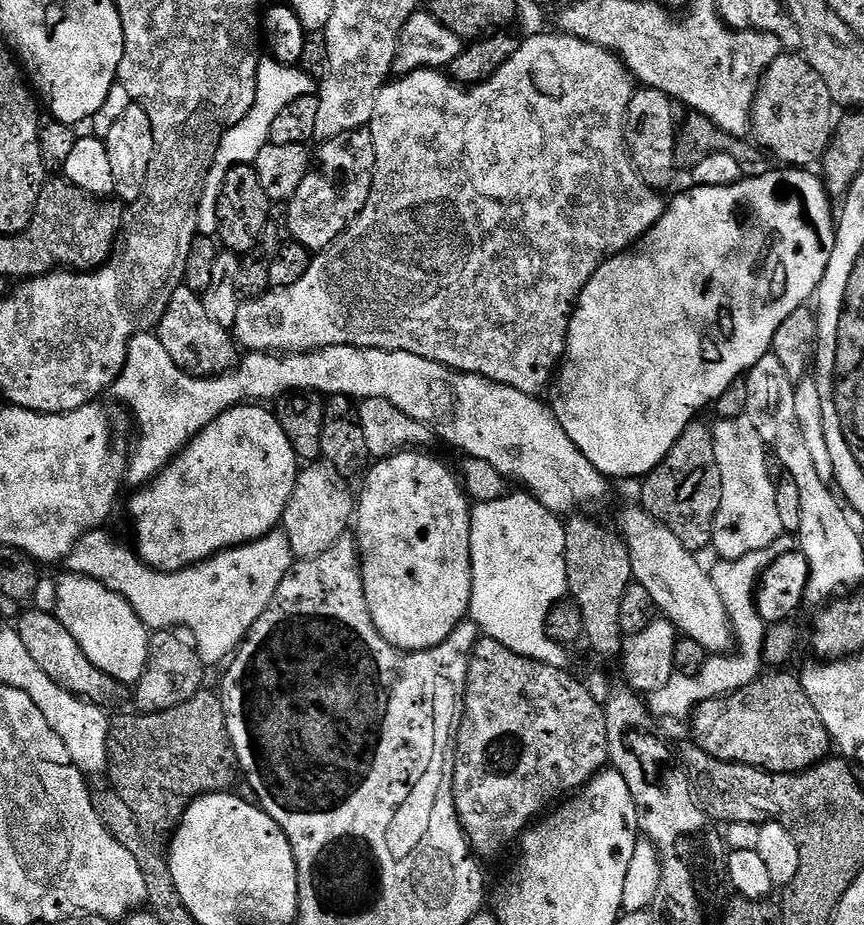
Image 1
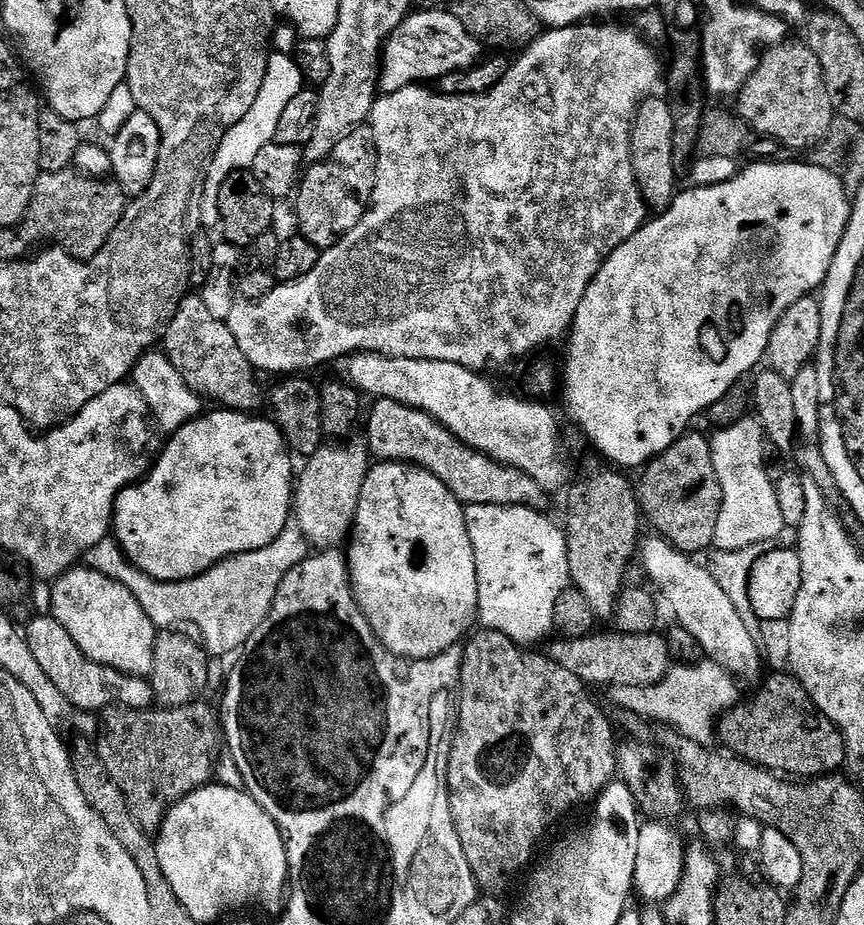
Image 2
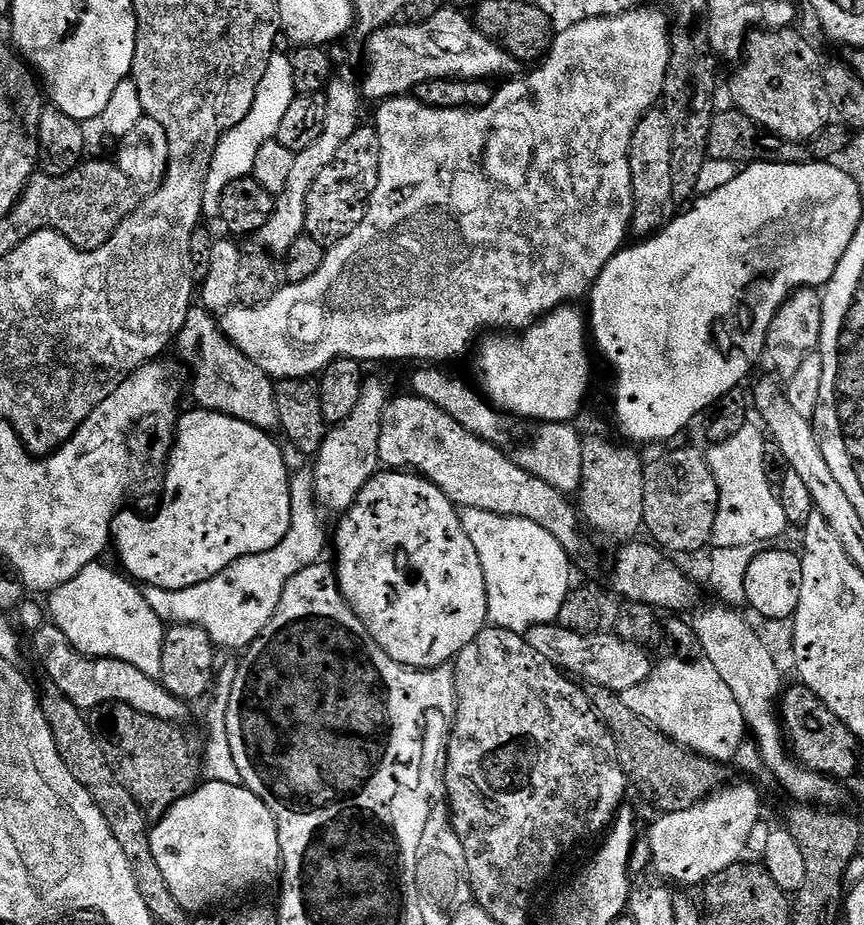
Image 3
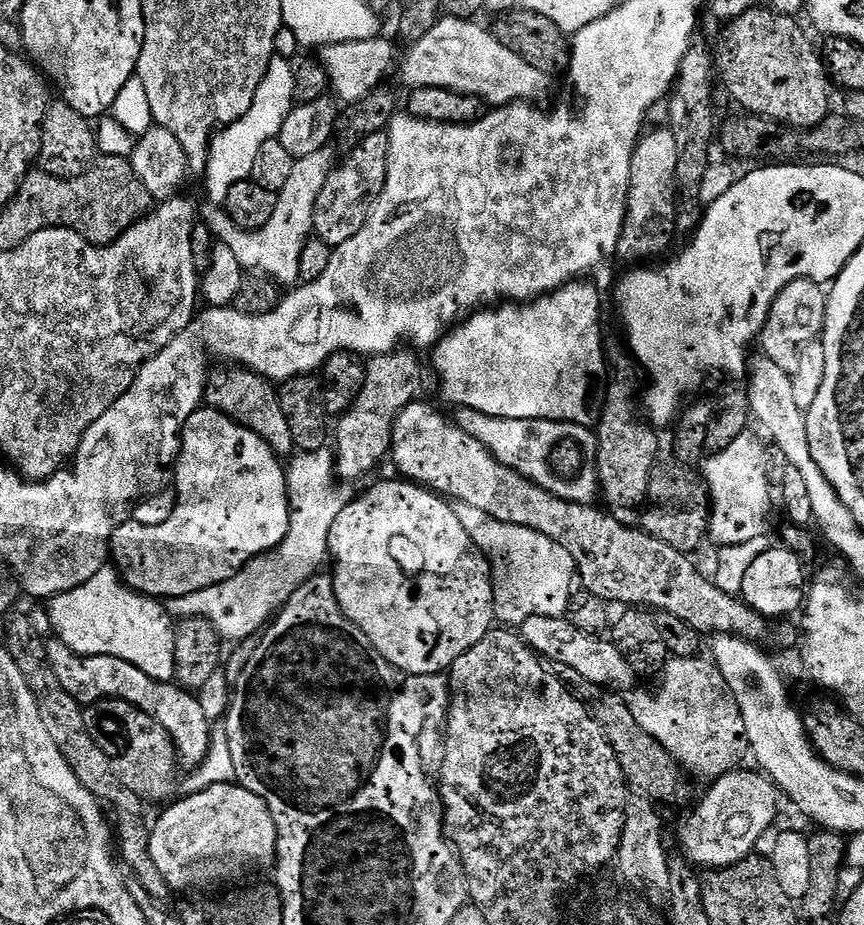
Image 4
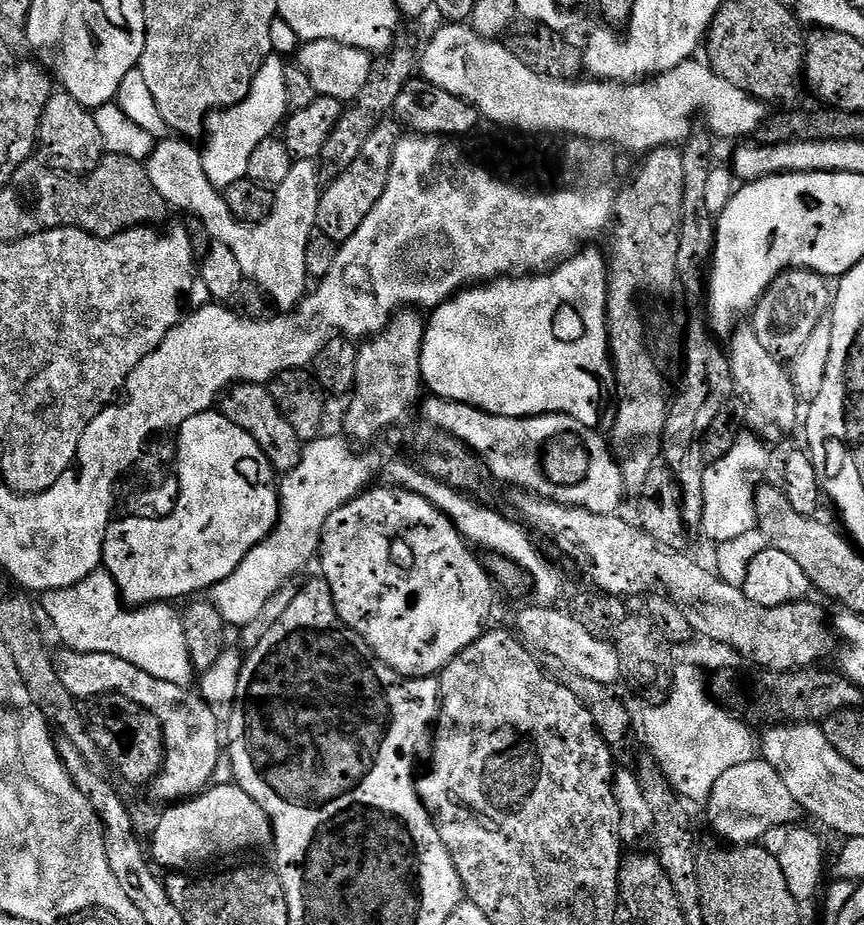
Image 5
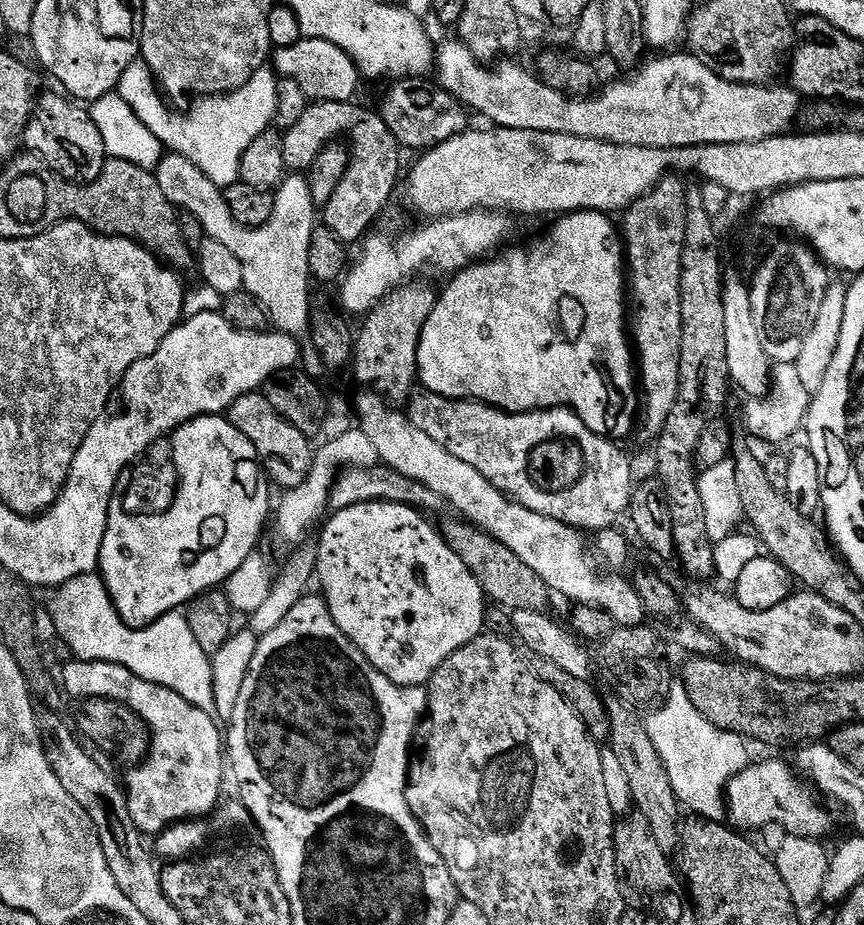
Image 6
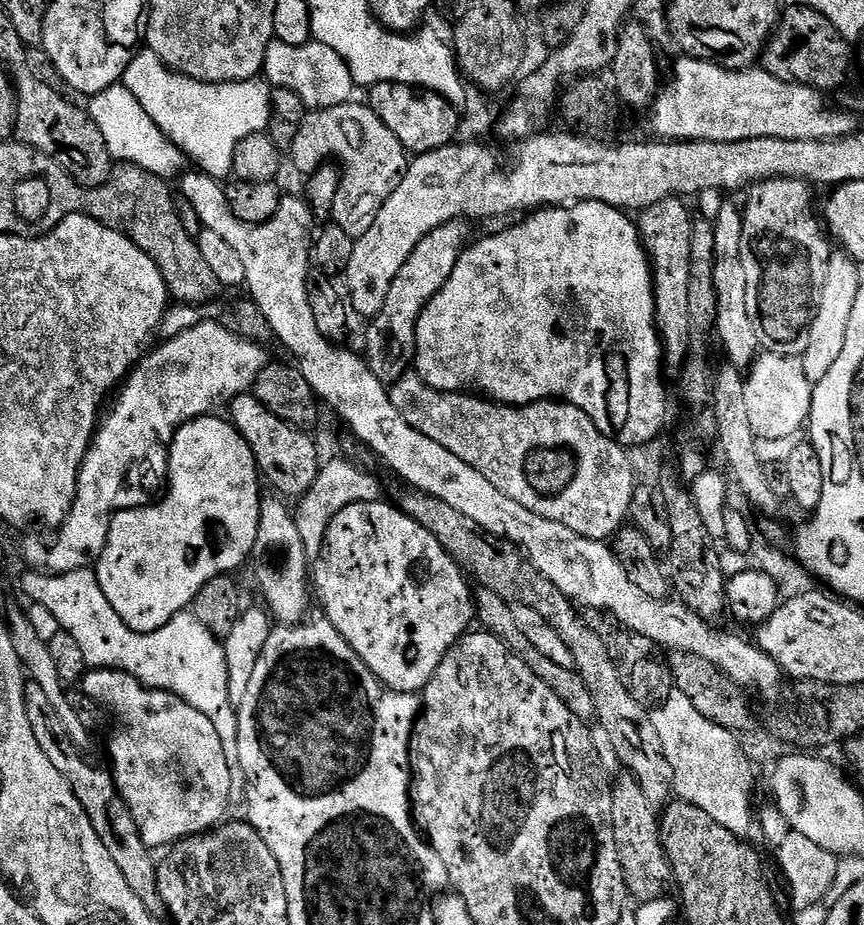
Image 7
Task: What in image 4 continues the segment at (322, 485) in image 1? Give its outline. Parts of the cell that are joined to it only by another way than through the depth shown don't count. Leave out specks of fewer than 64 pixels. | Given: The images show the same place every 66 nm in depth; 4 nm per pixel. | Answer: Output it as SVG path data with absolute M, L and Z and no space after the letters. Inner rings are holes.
M397 350L371 357L365 363L365 381L361 393L348 411L334 424L334 455L336 475L341 481L356 482L359 476L372 472L380 459L389 455L392 446L392 426L406 406L417 403L424 372L420 360L412 350ZM408 351L408 352L404 352ZM337 422L337 424L336 424ZM336 440L336 444L335 444Z

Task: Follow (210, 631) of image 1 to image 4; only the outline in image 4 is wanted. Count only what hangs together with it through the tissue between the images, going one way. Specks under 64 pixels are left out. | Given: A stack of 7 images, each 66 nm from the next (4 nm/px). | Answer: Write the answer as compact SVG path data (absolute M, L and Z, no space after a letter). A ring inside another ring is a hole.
M325 446L313 452L300 452L291 457L286 468L288 477L288 510L290 526L286 538L262 556L257 556L241 572L226 582L206 586L206 590L194 590L194 594L174 596L167 601L169 616L187 618L197 616L210 621L218 634L229 642L239 642L259 633L283 608L284 604L302 582L317 575L329 559L328 539L334 518L346 510L358 492L351 483L341 482L336 475L336 458L331 447Z

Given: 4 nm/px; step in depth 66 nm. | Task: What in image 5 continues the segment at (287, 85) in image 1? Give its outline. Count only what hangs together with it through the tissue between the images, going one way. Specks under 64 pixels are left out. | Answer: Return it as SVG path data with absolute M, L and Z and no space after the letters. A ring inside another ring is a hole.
M279 54L269 56L268 61L258 70L250 86L250 94L246 94L246 98L234 107L224 108L209 116L202 155L206 178L210 178L216 188L223 190L234 182L245 179L250 166L250 154L254 154L258 142L273 135L289 115L285 63L285 57L282 58Z

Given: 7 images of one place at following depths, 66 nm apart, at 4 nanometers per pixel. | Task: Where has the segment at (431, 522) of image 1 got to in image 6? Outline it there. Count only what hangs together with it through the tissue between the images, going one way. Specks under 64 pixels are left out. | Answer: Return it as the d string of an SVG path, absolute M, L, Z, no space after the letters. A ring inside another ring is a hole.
M375 500L332 512L323 521L324 529L316 544L315 575L324 587L322 595L334 622L377 670L404 688L427 685L450 654L462 650L462 646L485 631L486 597L479 578L454 554L441 529L428 520L431 519L419 508Z

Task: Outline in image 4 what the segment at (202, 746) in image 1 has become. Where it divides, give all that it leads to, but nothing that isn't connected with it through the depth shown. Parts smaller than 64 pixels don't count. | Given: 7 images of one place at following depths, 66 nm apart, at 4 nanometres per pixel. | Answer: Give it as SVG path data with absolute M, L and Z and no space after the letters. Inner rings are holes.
M93 700L84 708L84 721L126 790L134 790L145 802L173 799L178 785L176 747L172 735L153 716L125 700Z

